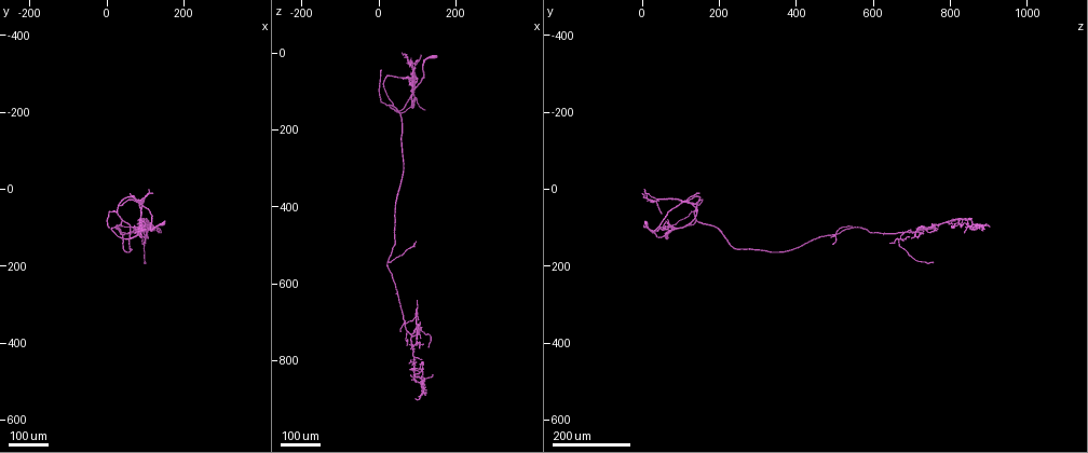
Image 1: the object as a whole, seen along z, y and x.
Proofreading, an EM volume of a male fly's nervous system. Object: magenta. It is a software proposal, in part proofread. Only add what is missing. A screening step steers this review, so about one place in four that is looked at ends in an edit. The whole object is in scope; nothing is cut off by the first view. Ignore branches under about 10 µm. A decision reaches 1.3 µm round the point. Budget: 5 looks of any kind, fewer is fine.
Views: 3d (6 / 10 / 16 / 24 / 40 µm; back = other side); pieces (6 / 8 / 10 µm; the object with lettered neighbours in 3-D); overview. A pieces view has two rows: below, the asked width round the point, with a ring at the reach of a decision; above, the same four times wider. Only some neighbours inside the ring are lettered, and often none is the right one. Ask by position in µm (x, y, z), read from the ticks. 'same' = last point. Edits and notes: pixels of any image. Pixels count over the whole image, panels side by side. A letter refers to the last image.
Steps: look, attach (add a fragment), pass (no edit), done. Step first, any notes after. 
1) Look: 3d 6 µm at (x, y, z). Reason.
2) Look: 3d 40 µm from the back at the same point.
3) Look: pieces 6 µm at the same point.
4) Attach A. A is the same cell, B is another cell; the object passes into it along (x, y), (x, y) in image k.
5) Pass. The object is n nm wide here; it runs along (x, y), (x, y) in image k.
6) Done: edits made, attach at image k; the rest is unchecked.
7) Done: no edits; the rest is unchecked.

Look: 3d 40 µm at (115, 10, 150). Free end.

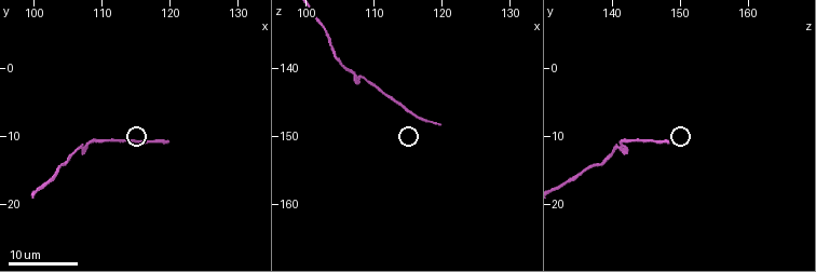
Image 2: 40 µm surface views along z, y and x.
Look: pieces 8 µm at (119.5, 10.5, 148.5).

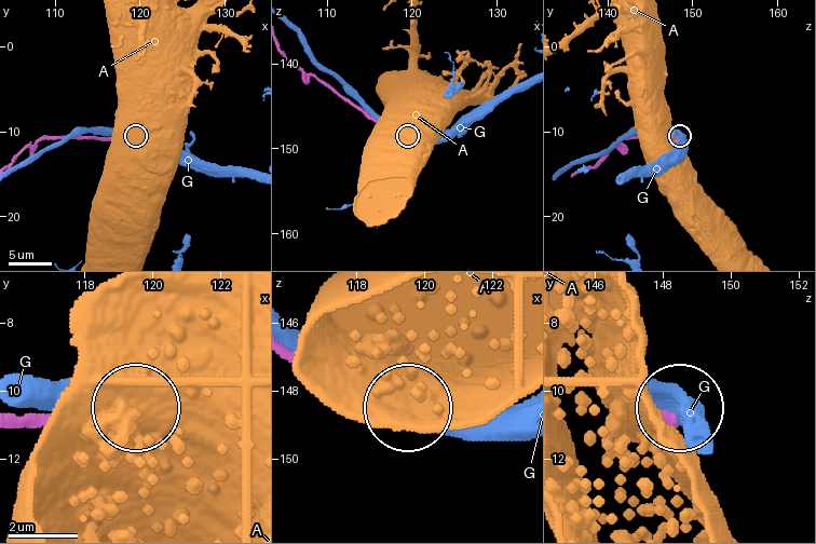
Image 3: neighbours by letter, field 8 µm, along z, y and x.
Pass. A and G are other cells; no lettered fragment goes on from it.

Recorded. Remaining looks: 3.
Look: 3d 40 µm at (80, 115, 65). An open end.

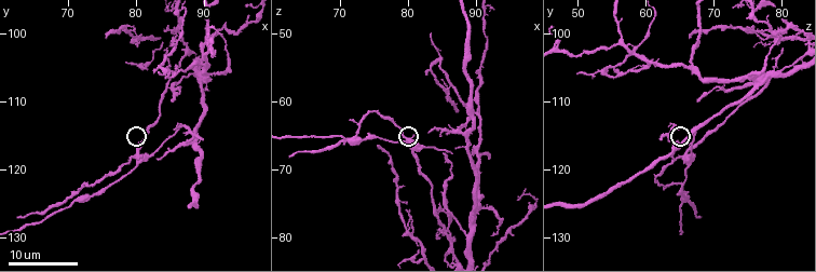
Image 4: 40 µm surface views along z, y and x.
Look: 3d 6 µm at (83.5, 118.0, 64.0).

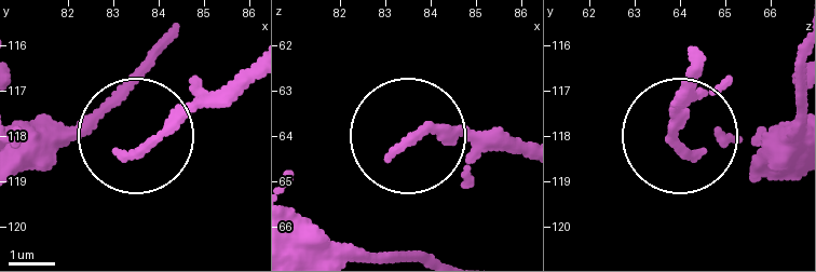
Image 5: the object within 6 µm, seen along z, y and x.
Look: pieces 6 µm at (83.15, 118.35, 64.40).

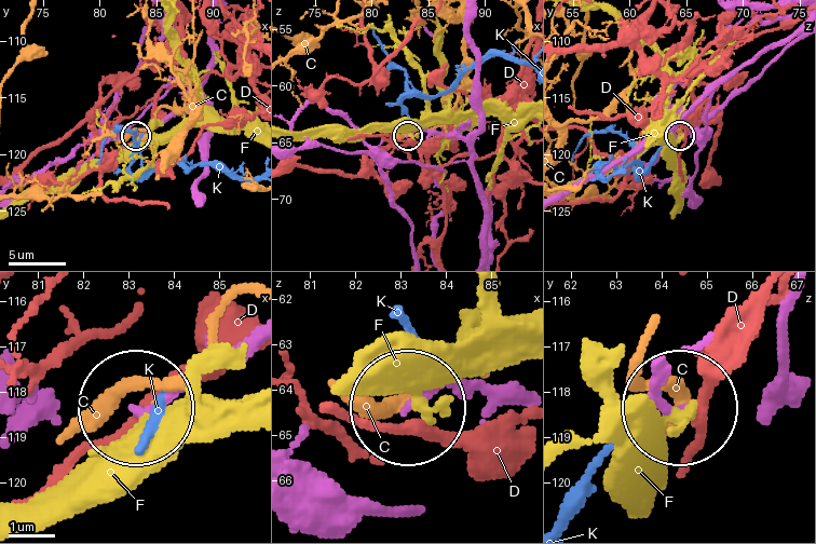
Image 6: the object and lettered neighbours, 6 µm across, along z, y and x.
Pass. C, D, F and K are other cells; it runs along (254, 332), (141, 410) in image 6; none of them fits.

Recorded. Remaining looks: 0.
Done: no edits; the rest is unchecked.

